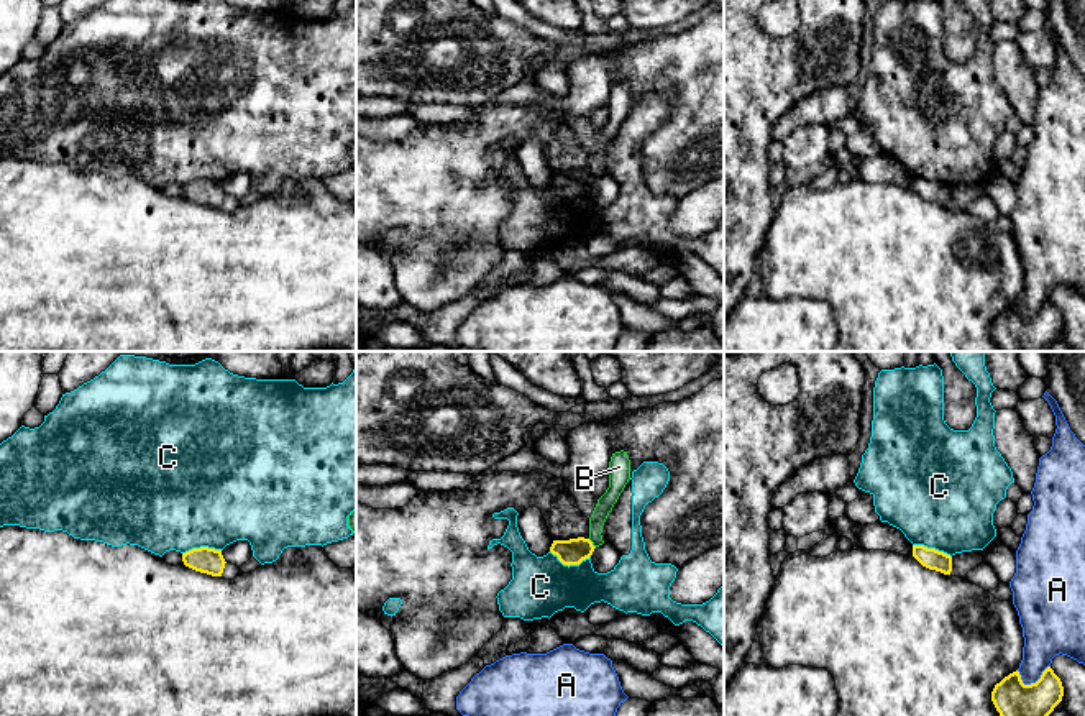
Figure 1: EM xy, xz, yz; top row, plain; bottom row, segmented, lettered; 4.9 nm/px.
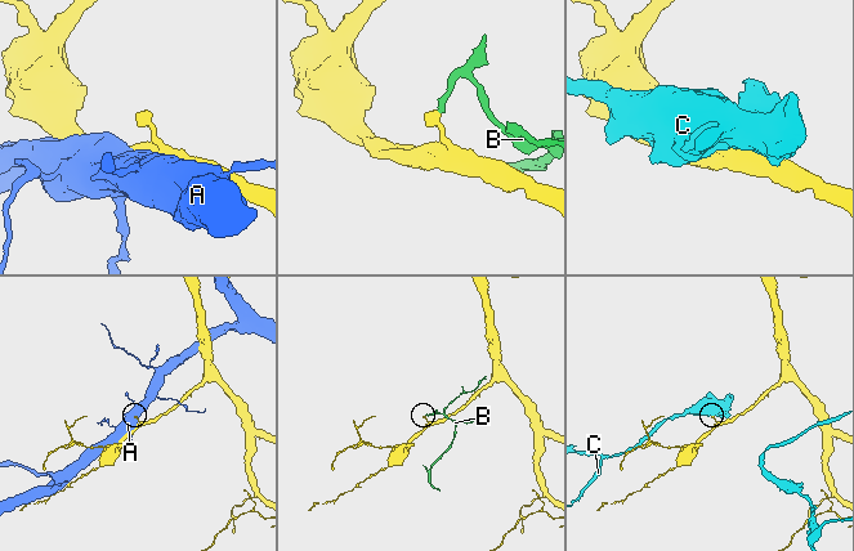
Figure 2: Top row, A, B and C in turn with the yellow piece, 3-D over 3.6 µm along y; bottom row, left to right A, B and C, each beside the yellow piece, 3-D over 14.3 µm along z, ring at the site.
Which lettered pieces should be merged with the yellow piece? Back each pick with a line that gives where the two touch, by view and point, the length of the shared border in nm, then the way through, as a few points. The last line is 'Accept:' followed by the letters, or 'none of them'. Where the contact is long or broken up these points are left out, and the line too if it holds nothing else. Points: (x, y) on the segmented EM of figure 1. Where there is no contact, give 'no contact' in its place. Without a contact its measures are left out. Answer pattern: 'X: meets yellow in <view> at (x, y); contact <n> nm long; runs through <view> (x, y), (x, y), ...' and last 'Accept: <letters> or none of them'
Accept: none of them

